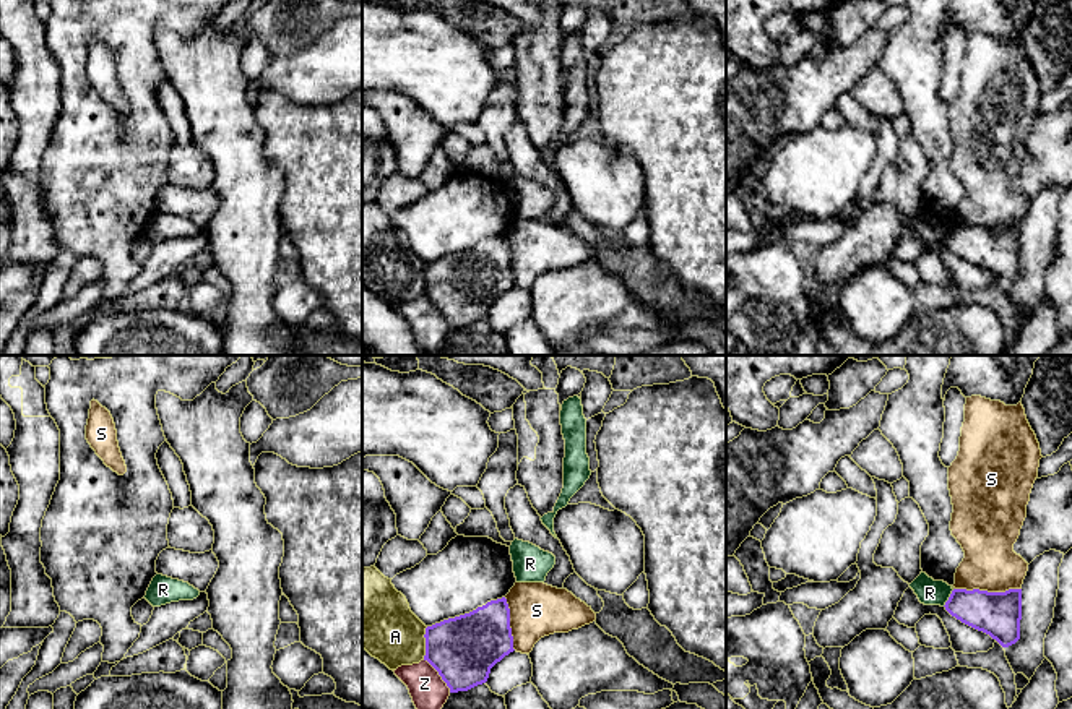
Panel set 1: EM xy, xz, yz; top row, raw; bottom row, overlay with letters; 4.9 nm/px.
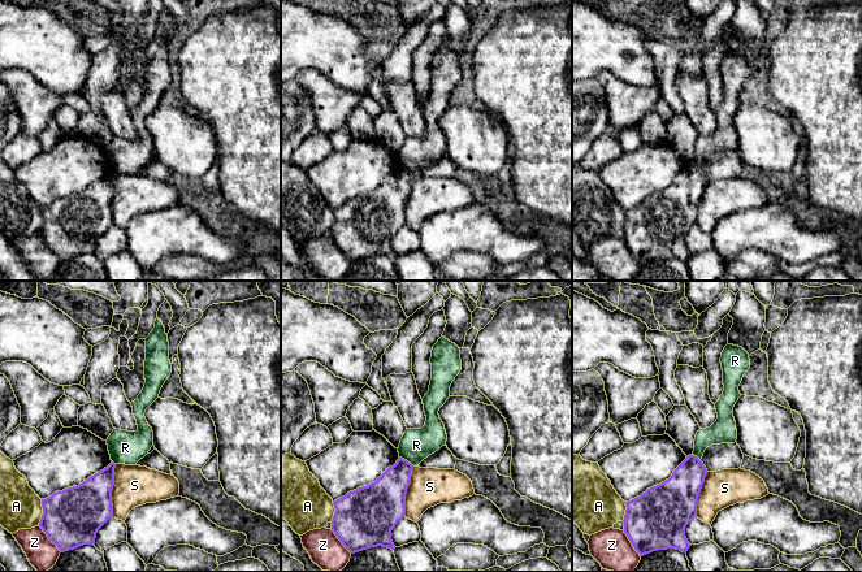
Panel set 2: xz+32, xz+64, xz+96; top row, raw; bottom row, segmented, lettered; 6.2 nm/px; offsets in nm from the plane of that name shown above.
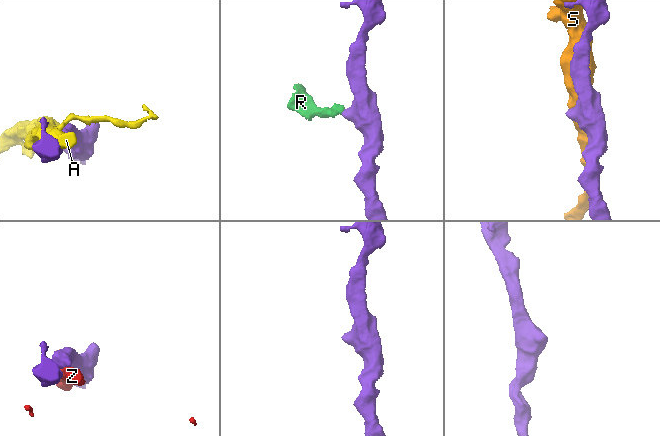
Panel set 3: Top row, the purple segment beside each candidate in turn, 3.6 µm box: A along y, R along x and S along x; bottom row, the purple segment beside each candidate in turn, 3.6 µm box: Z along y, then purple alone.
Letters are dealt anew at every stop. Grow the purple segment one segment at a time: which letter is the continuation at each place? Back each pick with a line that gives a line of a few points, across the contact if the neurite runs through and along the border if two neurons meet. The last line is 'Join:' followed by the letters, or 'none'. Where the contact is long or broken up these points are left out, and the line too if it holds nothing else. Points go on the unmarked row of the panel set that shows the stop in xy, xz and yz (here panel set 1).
Join: none

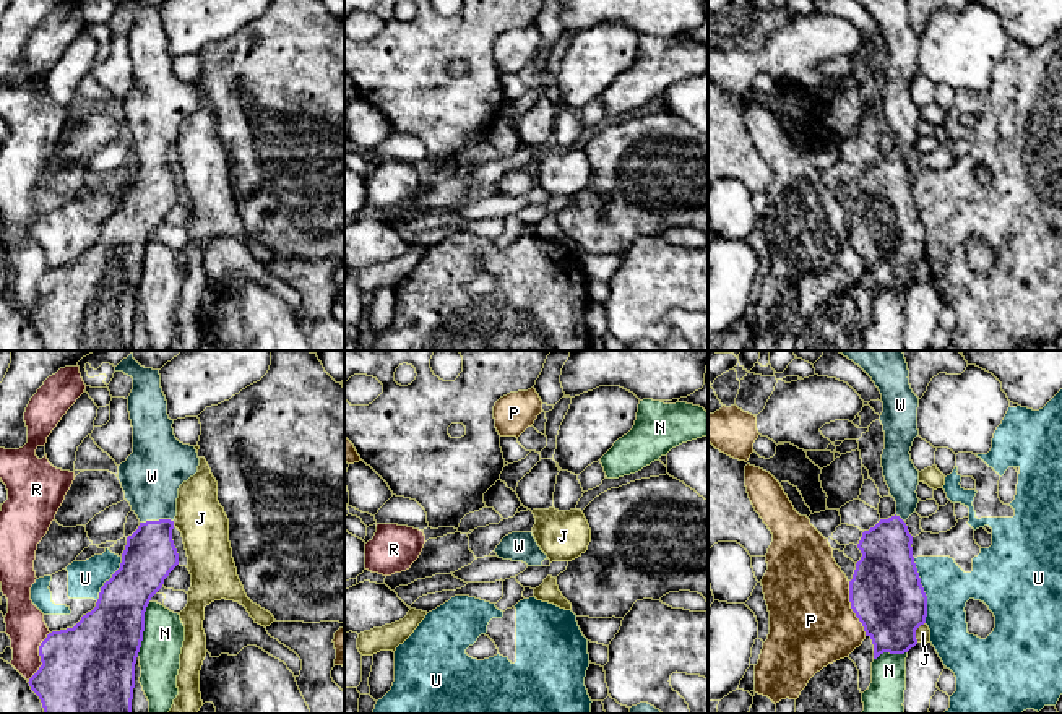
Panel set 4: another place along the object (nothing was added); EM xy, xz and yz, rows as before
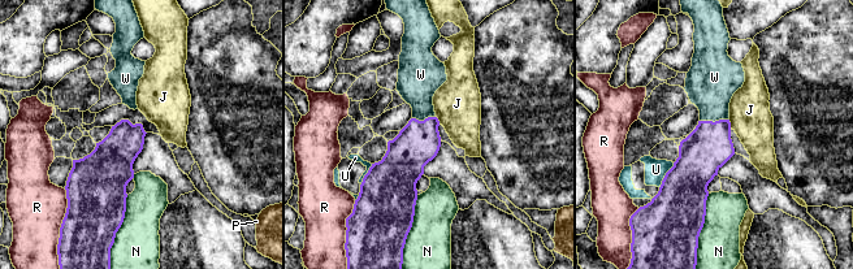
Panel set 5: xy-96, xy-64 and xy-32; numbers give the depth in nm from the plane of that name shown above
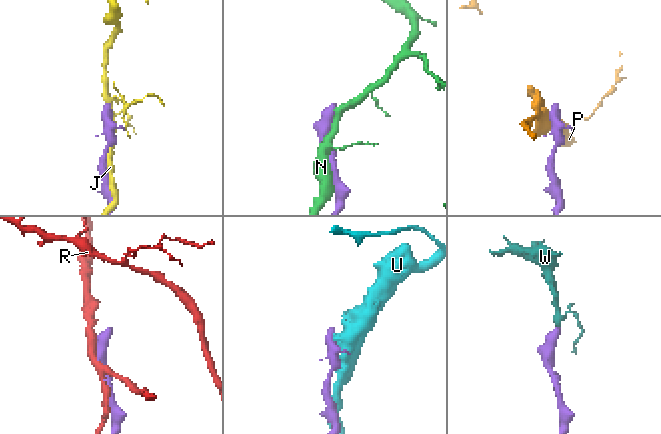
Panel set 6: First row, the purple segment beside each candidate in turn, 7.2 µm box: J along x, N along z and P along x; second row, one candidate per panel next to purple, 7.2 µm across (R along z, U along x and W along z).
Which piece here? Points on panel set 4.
W: line xy (150, 192), (156, 158), (151, 112)
Join: W

